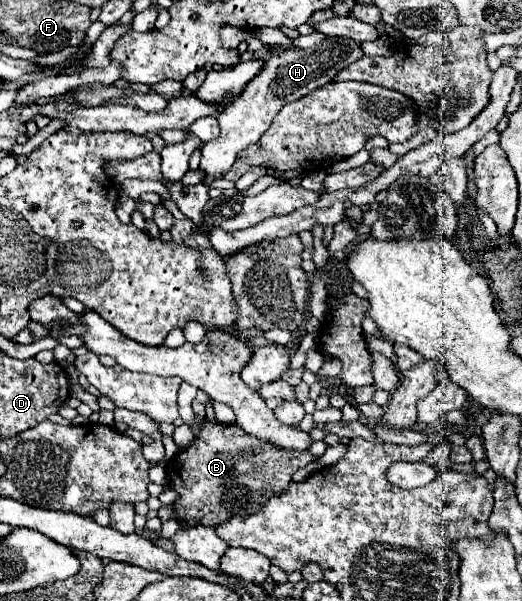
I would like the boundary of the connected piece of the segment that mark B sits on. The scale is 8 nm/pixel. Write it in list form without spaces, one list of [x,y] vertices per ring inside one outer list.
[[[195,416],[189,426],[197,424],[203,426],[195,434],[193,444],[187,450],[179,450],[167,464],[167,480],[179,492],[179,500],[159,510],[161,520],[195,518],[203,526],[217,526],[231,516],[253,514],[269,496],[289,486],[293,472],[315,460],[311,452],[285,452],[285,448],[273,448],[263,440],[247,436],[239,424],[219,424]]]

